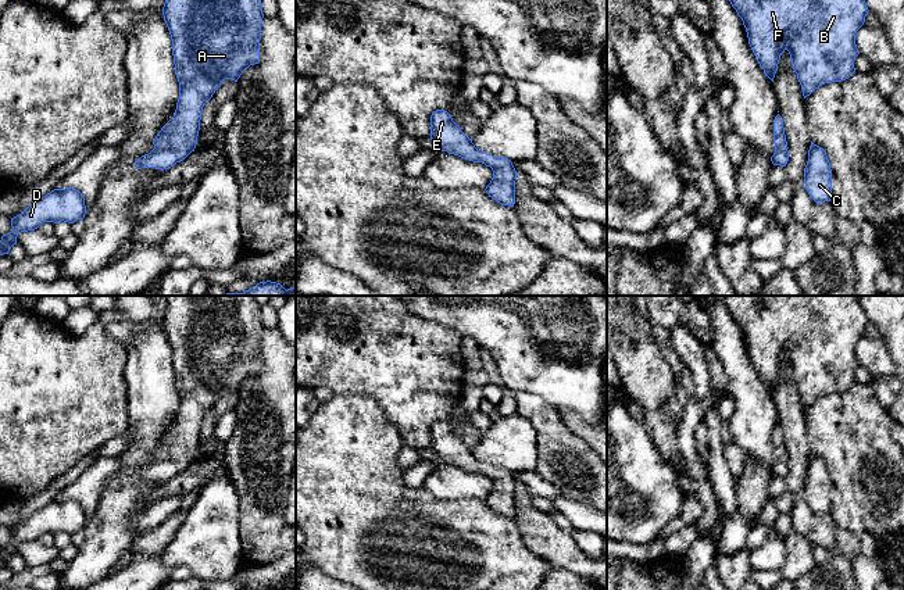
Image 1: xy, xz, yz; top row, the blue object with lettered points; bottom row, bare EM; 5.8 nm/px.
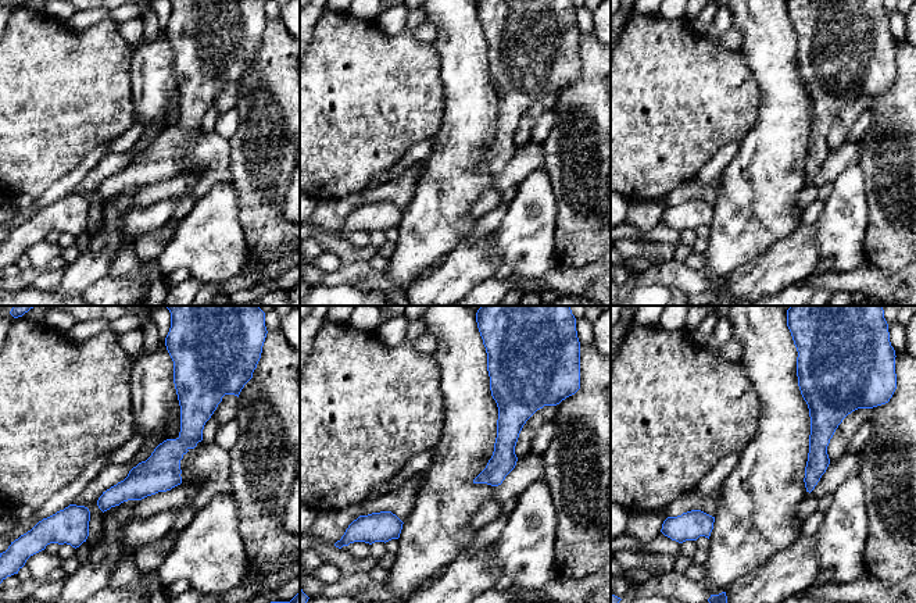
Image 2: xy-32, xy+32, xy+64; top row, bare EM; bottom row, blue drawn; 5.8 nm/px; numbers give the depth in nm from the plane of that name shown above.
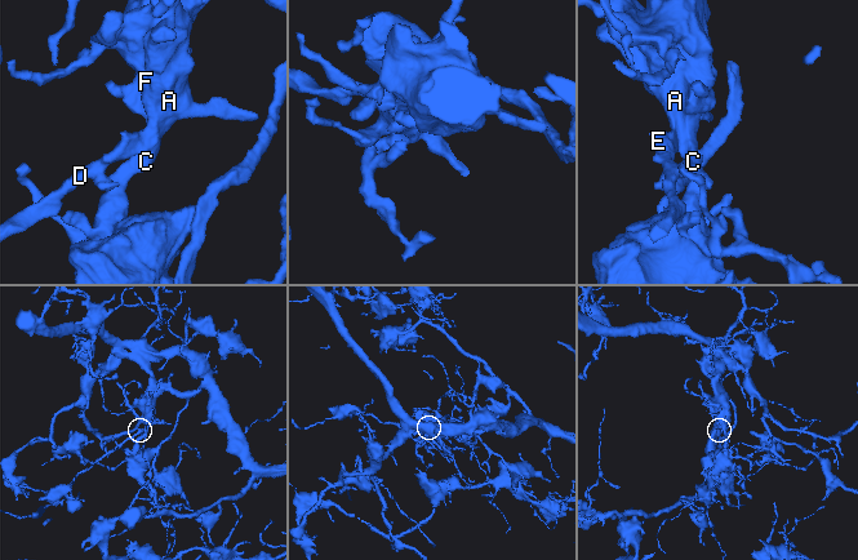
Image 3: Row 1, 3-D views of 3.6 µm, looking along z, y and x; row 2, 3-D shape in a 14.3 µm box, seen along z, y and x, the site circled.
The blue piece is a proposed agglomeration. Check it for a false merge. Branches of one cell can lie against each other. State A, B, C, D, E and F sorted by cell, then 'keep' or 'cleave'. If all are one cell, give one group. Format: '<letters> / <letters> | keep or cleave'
A B C D E F | keep

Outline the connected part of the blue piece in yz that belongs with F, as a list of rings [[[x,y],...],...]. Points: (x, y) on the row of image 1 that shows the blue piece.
[[[729,0],[742,18],[747,32],[748,44],[772,82],[778,71],[780,56],[789,51],[792,65],[803,89],[804,99],[825,83],[842,82],[854,72],[854,60],[860,54],[855,44],[855,33],[864,25],[868,14],[865,0]]]

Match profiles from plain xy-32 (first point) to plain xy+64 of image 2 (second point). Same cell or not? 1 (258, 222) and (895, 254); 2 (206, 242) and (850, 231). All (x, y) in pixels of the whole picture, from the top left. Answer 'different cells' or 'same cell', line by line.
1: same cell
2: same cell

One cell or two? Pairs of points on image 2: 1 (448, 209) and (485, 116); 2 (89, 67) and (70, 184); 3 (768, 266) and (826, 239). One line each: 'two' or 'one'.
1: one
2: two
3: two

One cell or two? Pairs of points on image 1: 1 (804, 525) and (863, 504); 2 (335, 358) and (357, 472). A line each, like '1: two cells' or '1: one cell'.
1: two cells
2: two cells

